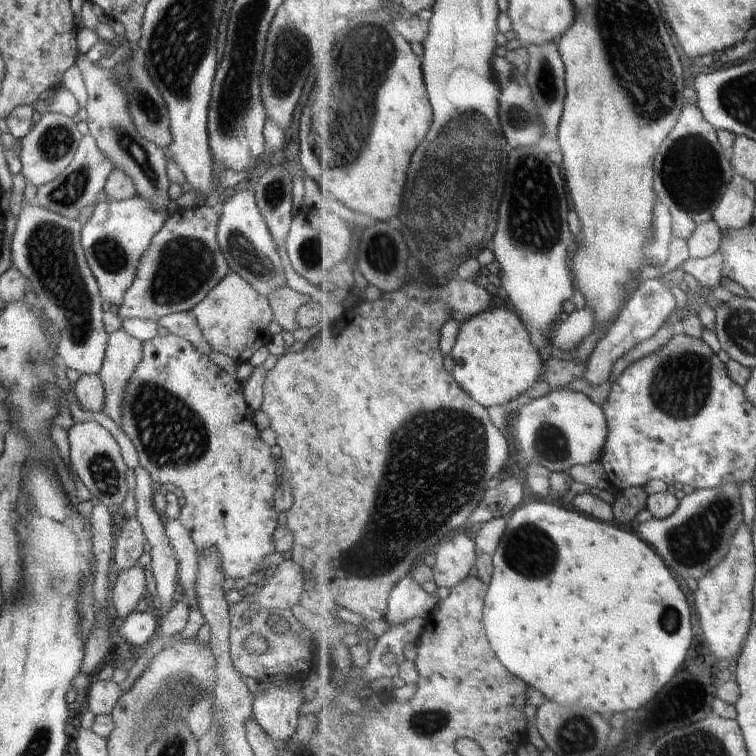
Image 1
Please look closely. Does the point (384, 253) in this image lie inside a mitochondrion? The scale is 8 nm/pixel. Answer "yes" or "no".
yes

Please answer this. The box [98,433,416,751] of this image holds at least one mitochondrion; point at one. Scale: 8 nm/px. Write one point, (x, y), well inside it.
(175, 691)

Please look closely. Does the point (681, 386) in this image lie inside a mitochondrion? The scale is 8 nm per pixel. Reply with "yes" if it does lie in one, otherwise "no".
yes

